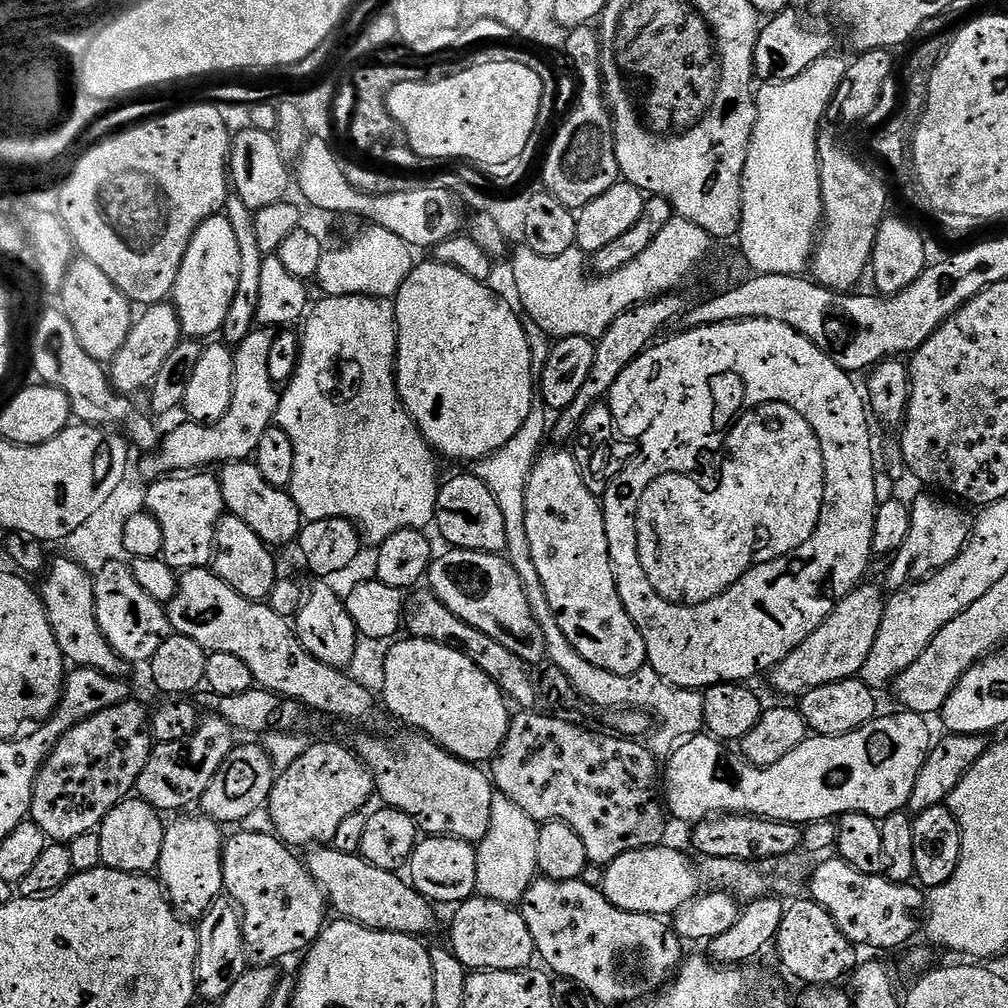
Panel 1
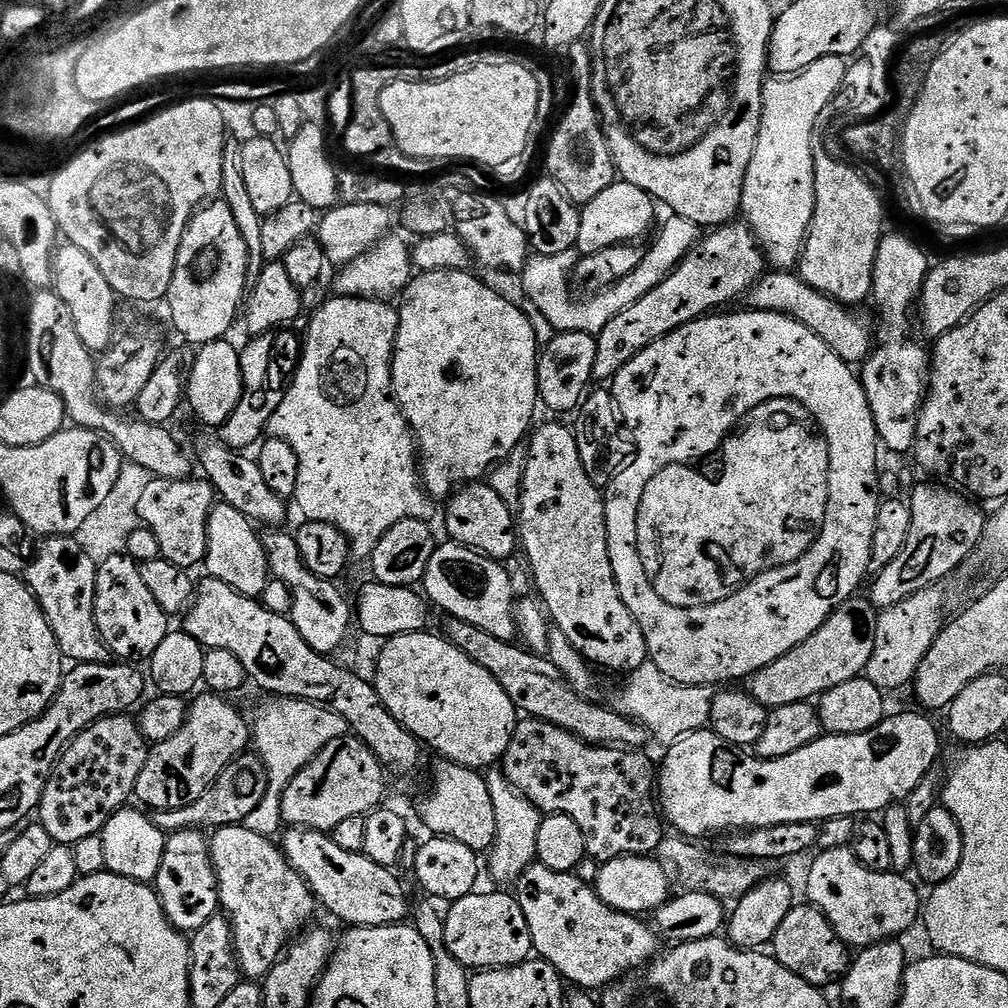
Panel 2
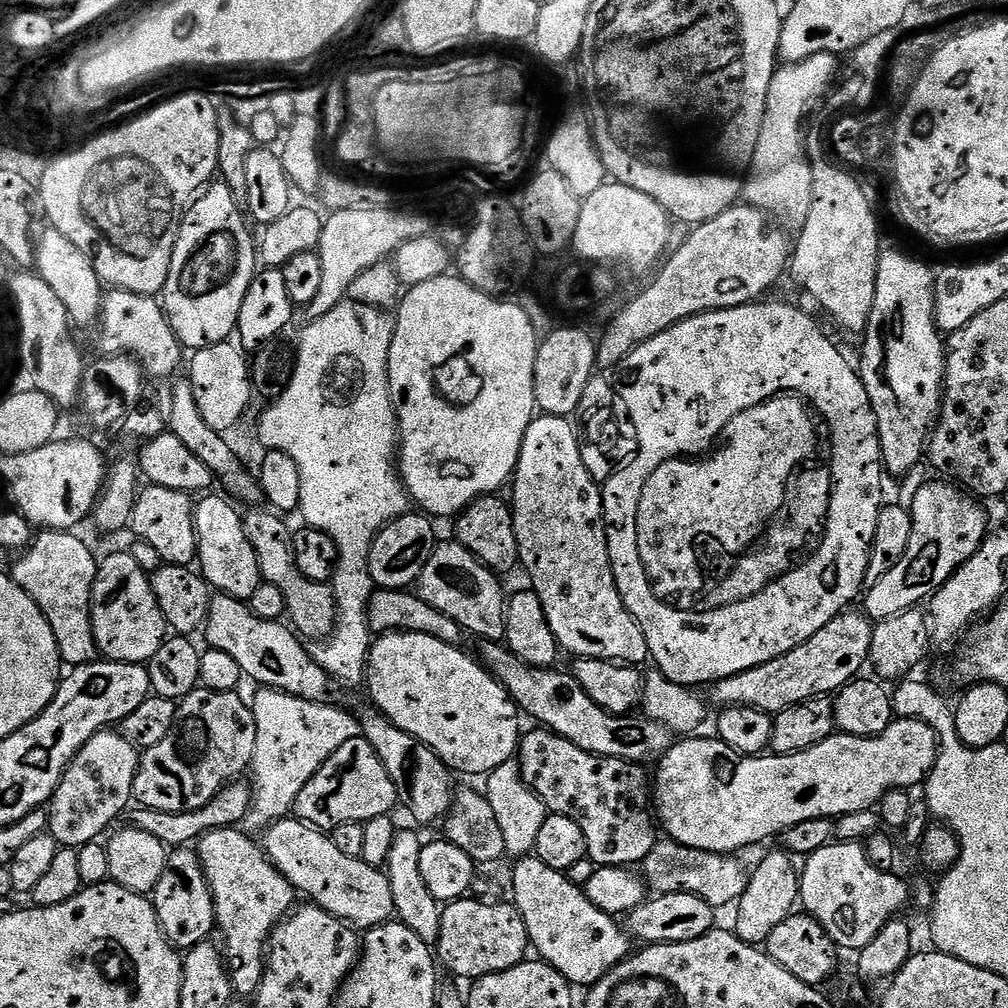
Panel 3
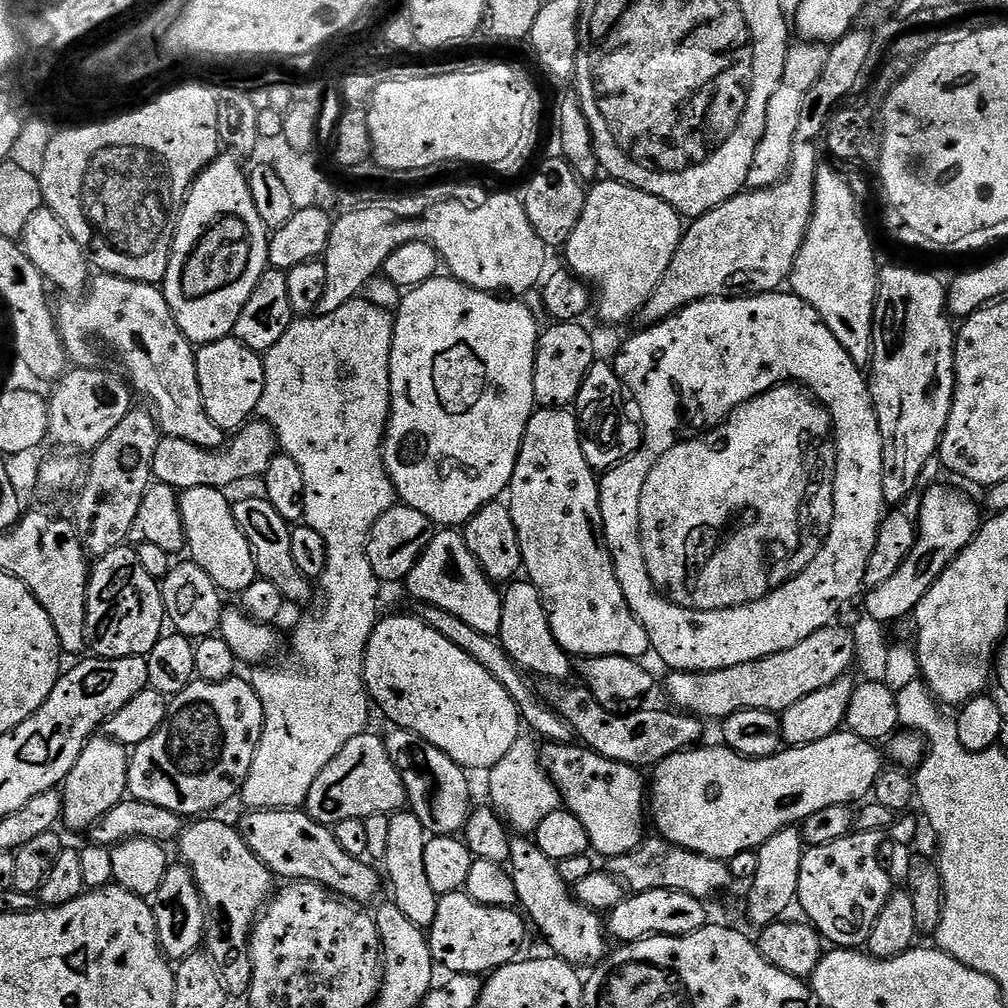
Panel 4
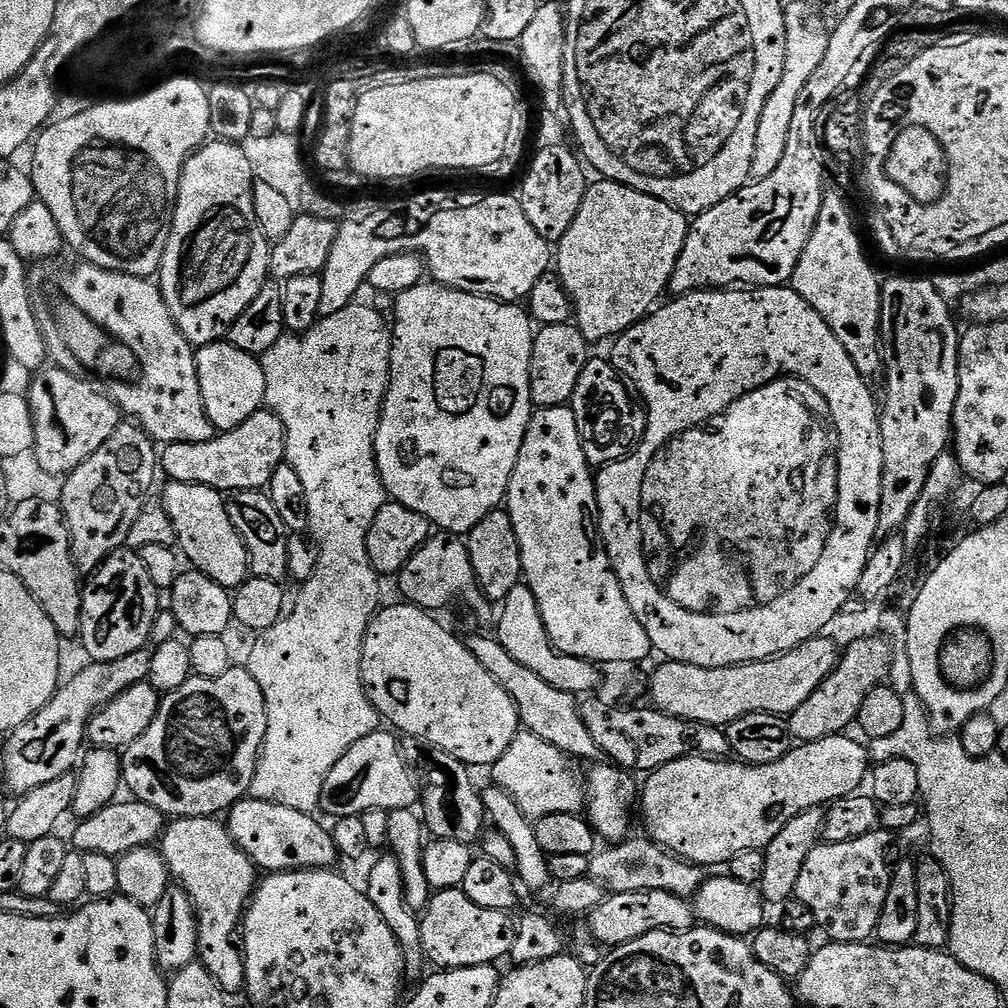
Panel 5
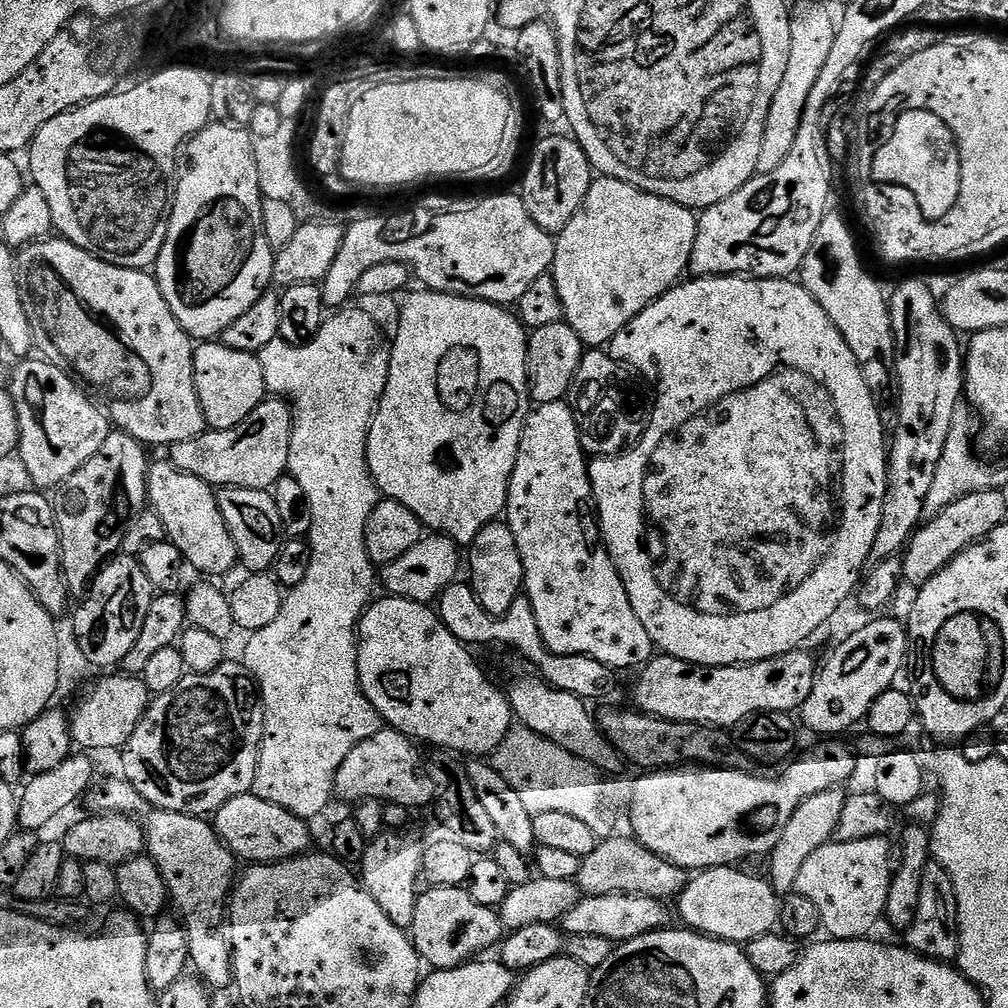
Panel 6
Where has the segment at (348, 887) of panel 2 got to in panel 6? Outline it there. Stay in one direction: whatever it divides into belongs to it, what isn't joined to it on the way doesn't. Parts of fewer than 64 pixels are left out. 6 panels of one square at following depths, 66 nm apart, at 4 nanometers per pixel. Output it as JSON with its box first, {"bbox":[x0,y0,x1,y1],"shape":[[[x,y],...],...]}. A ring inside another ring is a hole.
{"bbox":[214,792,313,865],"shape":[[[252,792],[230,798],[226,806],[218,809],[214,814],[214,827],[220,841],[231,850],[233,856],[241,861],[248,860],[249,865],[292,860],[295,856],[305,855],[313,847],[309,821],[290,814],[290,810],[274,802],[258,798]]]}

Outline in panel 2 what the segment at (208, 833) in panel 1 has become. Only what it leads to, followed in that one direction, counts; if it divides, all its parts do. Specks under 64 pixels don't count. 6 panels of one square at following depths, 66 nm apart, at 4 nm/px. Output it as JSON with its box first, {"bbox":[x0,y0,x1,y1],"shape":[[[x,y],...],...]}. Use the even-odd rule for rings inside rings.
{"bbox":[154,828,220,934],"shape":[[[187,828],[181,832],[173,832],[164,841],[164,853],[162,854],[162,866],[158,870],[154,881],[156,893],[160,895],[160,901],[168,920],[174,927],[185,934],[197,932],[210,918],[217,915],[220,908],[220,895],[218,894],[218,882],[216,871],[212,865],[212,853],[210,851],[210,840],[203,831],[195,828]]]}

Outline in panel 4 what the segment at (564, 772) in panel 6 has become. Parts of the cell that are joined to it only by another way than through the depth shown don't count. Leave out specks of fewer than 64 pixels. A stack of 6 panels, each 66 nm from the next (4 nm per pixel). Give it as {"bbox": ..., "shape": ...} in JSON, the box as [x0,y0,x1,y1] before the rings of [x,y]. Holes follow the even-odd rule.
{"bbox":[487,738,561,834],"shape":[[[521,738],[510,746],[510,751],[495,766],[487,769],[488,796],[491,807],[502,817],[509,829],[516,834],[535,833],[538,822],[546,818],[546,814],[561,811],[560,791],[552,784],[552,780],[540,765],[540,754],[537,745],[532,745],[527,738]]]}

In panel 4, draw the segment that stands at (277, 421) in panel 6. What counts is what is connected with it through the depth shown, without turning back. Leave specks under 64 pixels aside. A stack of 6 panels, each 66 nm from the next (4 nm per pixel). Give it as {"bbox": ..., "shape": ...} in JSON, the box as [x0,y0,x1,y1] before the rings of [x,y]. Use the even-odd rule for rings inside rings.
{"bbox":[152,422,278,490],"shape":[[[249,422],[231,437],[232,445],[221,447],[219,450],[199,448],[194,442],[182,442],[182,438],[164,436],[160,445],[154,450],[152,463],[153,477],[159,483],[177,490],[186,488],[219,488],[228,490],[231,484],[239,480],[252,480],[263,477],[266,466],[278,455],[276,433],[269,424]]]}

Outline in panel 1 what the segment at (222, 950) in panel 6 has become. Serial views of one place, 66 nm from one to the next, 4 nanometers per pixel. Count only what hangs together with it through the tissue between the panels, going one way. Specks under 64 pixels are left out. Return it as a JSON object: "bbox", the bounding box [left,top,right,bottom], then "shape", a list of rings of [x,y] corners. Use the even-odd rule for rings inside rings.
{"bbox":[222,830,330,966],"shape":[[[239,830],[233,831],[233,836],[229,835],[224,842],[224,853],[222,854],[222,878],[224,879],[224,892],[232,900],[232,903],[236,905],[244,926],[244,951],[246,953],[246,960],[249,965],[259,966],[262,964],[271,964],[273,966],[279,965],[279,960],[283,956],[292,956],[295,952],[299,954],[307,953],[312,944],[323,930],[326,921],[329,919],[328,912],[330,913],[330,905],[328,903],[327,896],[324,895],[324,891],[320,889],[320,884],[310,874],[307,863],[303,859],[300,860],[295,856],[293,849],[289,845],[285,844],[279,836],[272,832],[266,834],[258,834],[257,832],[242,832]]]}

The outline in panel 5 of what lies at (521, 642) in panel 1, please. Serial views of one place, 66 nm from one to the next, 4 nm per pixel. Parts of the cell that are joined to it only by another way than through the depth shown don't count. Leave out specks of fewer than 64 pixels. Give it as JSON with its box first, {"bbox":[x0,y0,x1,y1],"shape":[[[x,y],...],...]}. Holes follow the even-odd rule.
{"bbox":[398,534,493,620],"shape":[[[433,534],[402,566],[398,574],[400,592],[405,601],[416,604],[419,608],[437,610],[444,608],[451,600],[461,600],[480,620],[488,620],[492,616],[493,605],[484,597],[476,584],[474,566],[470,562],[468,545],[456,534]]]}

